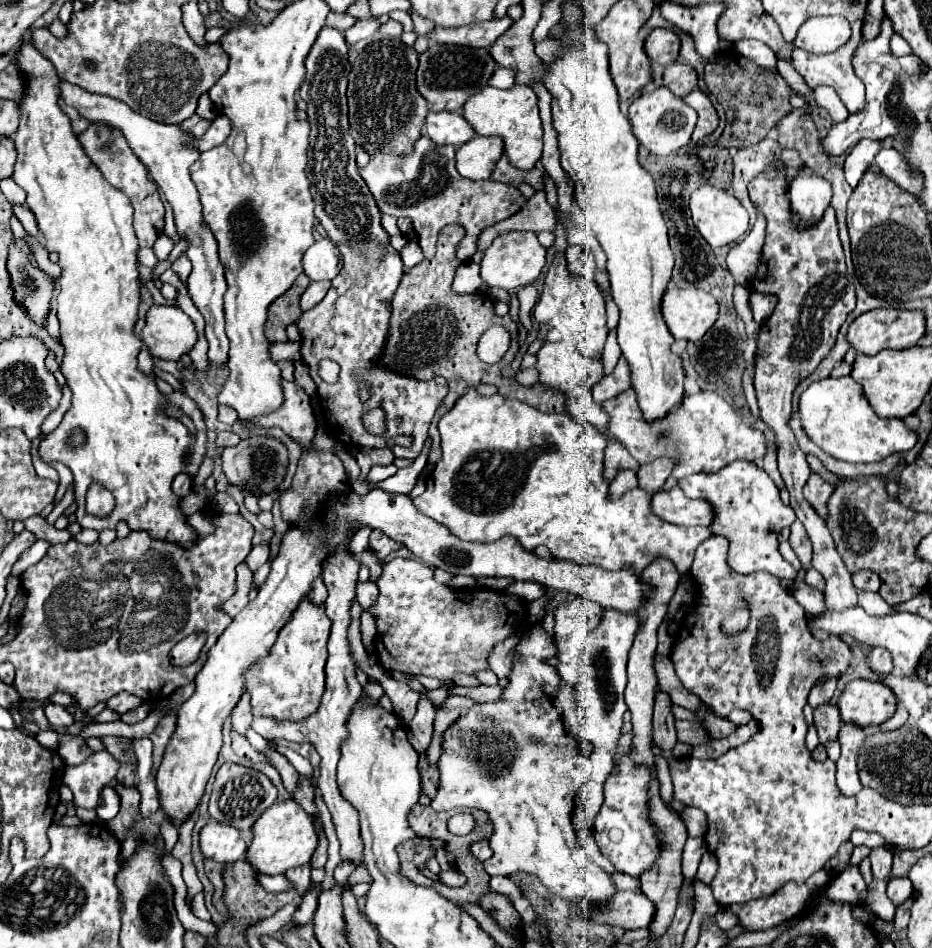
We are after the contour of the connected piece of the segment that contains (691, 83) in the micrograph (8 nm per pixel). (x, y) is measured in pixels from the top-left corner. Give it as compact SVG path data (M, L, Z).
M670 64L664 68L662 84L676 96L684 98L696 88L696 72L690 66L682 64Z

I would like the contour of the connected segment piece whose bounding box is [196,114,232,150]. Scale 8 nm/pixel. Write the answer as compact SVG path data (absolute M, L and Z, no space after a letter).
M220 114L220 116L214 118L210 130L202 138L196 140L196 146L200 150L210 150L214 146L220 146L220 144L226 142L226 138L230 136L230 132L232 132L232 122L224 114Z

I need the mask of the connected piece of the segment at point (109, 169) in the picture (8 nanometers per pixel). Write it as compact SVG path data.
M92 122L90 128L84 130L78 136L78 140L80 140L84 152L88 154L88 158L102 172L102 176L132 200L132 206L134 206L134 230L136 230L136 238L138 238L140 248L152 246L156 242L156 238L158 238L158 232L164 228L164 204L160 200L156 184L148 176L148 168L132 152L132 148L128 146L128 140L124 138L124 134L118 128L112 128L112 126L104 124L104 122Z

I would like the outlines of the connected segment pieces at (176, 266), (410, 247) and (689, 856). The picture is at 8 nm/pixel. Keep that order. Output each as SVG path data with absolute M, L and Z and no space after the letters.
M182 256L180 260L176 260L176 262L172 264L172 270L180 276L180 282L186 286L186 284L188 284L188 274L190 274L190 270L192 270L192 266L190 266L188 258L186 258L186 256Z
M408 242L408 244L400 250L400 256L402 256L402 262L404 262L404 268L406 268L406 270L424 260L418 242Z
M688 837L682 854L682 874L685 879L694 879L695 865L700 863L700 859L706 851L703 838Z

